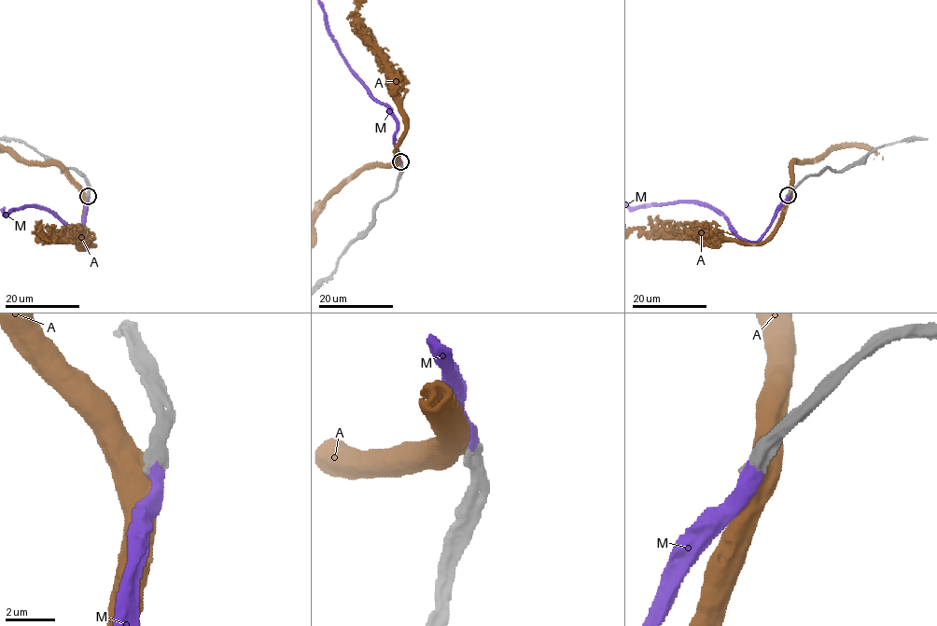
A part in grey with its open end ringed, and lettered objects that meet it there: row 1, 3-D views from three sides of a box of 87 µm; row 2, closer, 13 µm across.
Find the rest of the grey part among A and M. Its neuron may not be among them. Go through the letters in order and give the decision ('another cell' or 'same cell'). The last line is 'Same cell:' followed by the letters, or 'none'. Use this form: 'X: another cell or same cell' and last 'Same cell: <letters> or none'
A: another cell
M: same cell
Same cell: M

